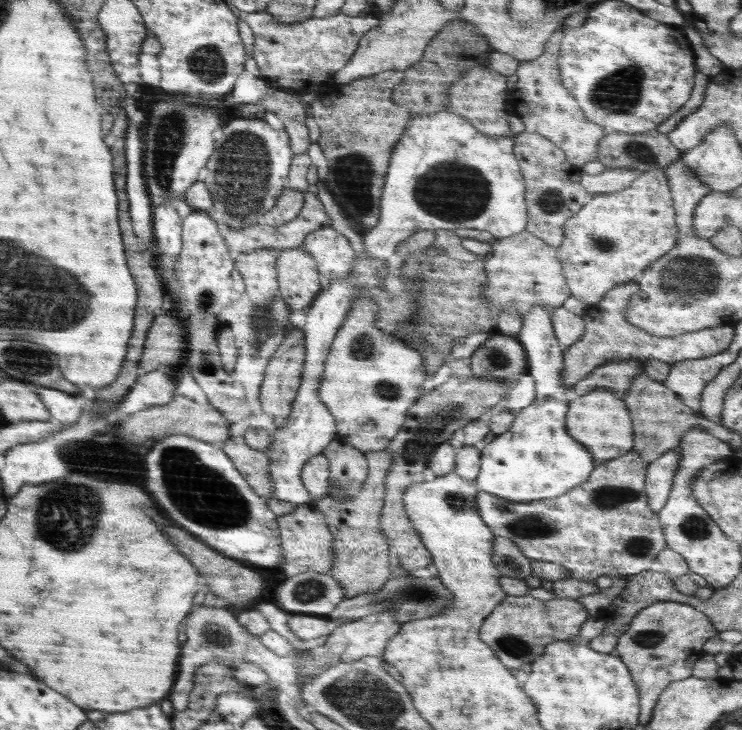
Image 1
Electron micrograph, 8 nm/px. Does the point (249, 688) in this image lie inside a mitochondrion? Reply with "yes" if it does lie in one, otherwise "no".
no

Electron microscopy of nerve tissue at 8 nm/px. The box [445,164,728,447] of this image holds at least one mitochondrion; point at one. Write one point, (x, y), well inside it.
(685, 280)

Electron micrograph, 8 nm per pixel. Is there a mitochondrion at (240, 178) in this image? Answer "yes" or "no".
yes

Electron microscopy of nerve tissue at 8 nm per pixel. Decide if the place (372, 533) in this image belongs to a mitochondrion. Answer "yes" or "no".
no

